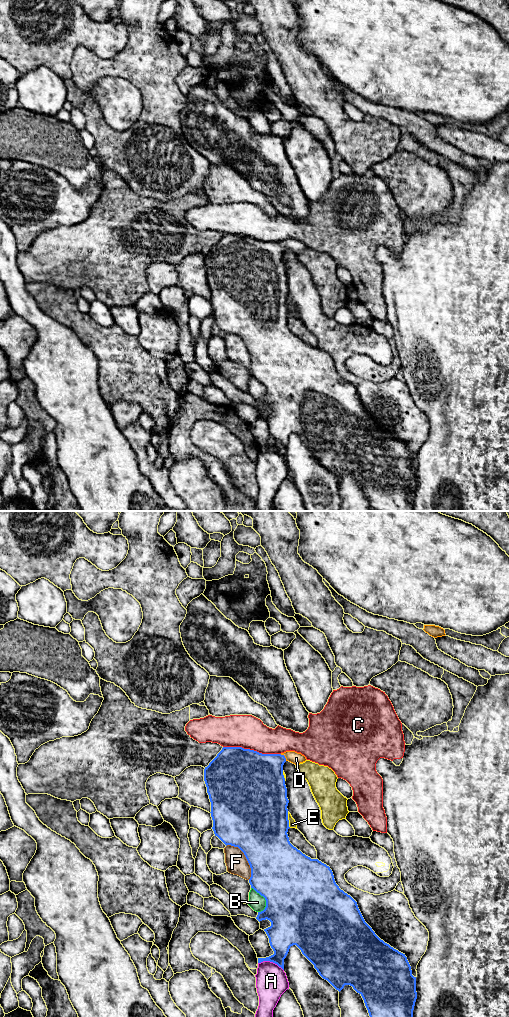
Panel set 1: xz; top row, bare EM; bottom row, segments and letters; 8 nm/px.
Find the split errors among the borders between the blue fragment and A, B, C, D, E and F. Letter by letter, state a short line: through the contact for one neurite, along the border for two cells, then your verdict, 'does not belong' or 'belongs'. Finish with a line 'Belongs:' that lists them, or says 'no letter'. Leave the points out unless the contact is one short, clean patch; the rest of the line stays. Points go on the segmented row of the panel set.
A: does not belong
B: does not belong
C: does not belong
D: xz (260, 776), (273, 763), (284, 756), (296, 758) | belongs
E: does not belong
F: does not belong
Belongs: D

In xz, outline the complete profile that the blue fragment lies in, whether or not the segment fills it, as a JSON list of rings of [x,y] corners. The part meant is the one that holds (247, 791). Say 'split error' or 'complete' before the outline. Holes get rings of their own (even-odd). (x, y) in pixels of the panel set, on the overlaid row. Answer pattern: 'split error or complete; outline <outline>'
split error; outline [[[223,747],[217,756],[204,769],[204,781],[207,787],[207,793],[211,802],[211,817],[213,820],[213,831],[226,846],[231,845],[238,847],[245,855],[250,868],[251,877],[249,883],[257,893],[263,896],[266,900],[266,907],[263,911],[258,912],[256,919],[260,922],[262,920],[269,920],[271,926],[264,929],[266,932],[271,948],[274,954],[266,958],[258,958],[258,963],[263,961],[270,961],[277,964],[284,970],[284,959],[286,958],[291,946],[296,945],[302,954],[314,965],[319,975],[327,980],[339,992],[345,985],[350,985],[359,993],[365,1003],[370,1017],[413,1017],[413,1010],[417,999],[416,992],[416,977],[412,975],[411,966],[405,954],[391,947],[389,944],[381,940],[372,928],[365,922],[357,902],[347,893],[339,888],[336,884],[334,875],[329,866],[322,863],[318,859],[311,859],[303,854],[300,850],[294,847],[288,837],[289,820],[288,820],[288,803],[287,788],[285,785],[285,778],[283,775],[283,765],[289,761],[295,765],[305,762],[307,759],[301,753],[295,751],[286,751],[281,754],[262,754],[254,750],[244,749],[242,747]]]

